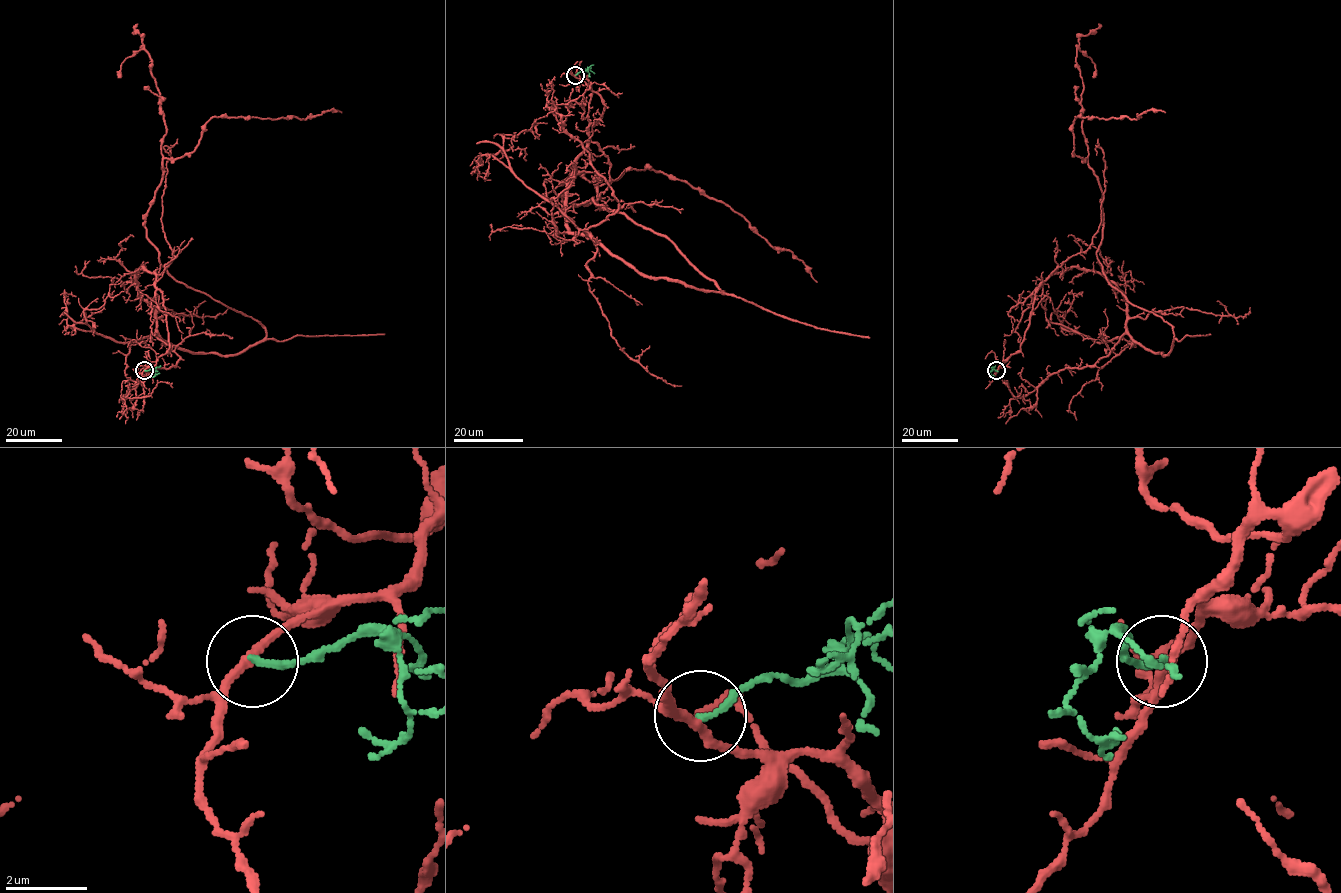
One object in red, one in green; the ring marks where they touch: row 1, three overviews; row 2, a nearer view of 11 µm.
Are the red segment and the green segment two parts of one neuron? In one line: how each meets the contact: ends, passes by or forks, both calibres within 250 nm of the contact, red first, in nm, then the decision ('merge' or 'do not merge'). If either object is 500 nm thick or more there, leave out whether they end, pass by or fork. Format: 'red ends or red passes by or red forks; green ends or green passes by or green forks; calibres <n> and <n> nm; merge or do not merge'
red passes by; green ends; calibres 220 and 170 nm; do not merge

